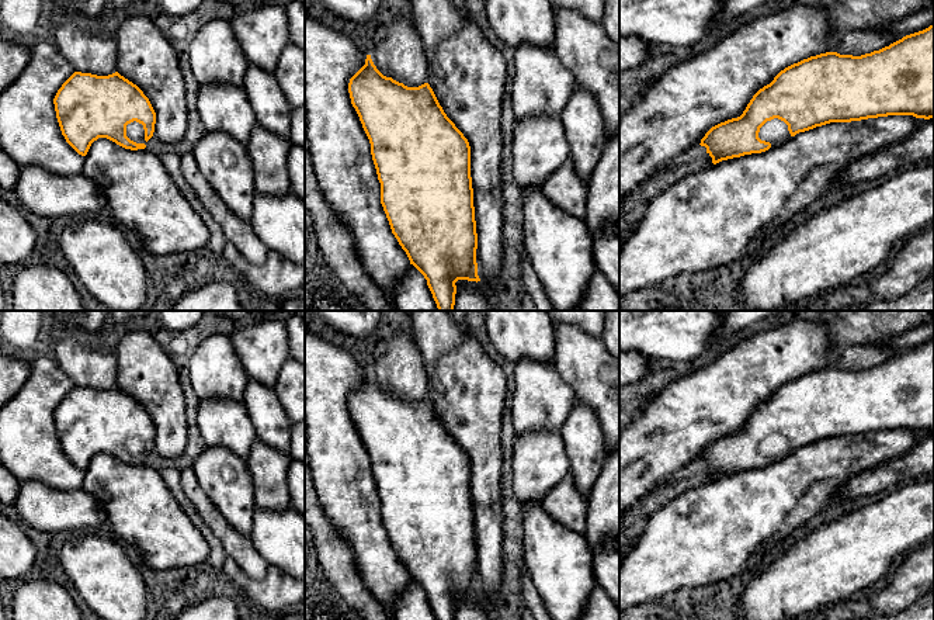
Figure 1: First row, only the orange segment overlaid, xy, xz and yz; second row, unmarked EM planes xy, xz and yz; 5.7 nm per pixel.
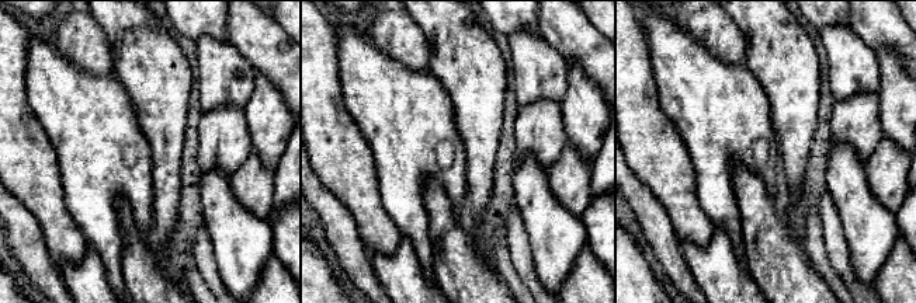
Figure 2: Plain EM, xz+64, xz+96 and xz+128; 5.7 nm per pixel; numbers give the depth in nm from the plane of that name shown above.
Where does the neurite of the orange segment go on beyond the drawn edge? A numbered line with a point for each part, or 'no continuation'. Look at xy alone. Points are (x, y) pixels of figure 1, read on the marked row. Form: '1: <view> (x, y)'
1: xy (135, 131)

